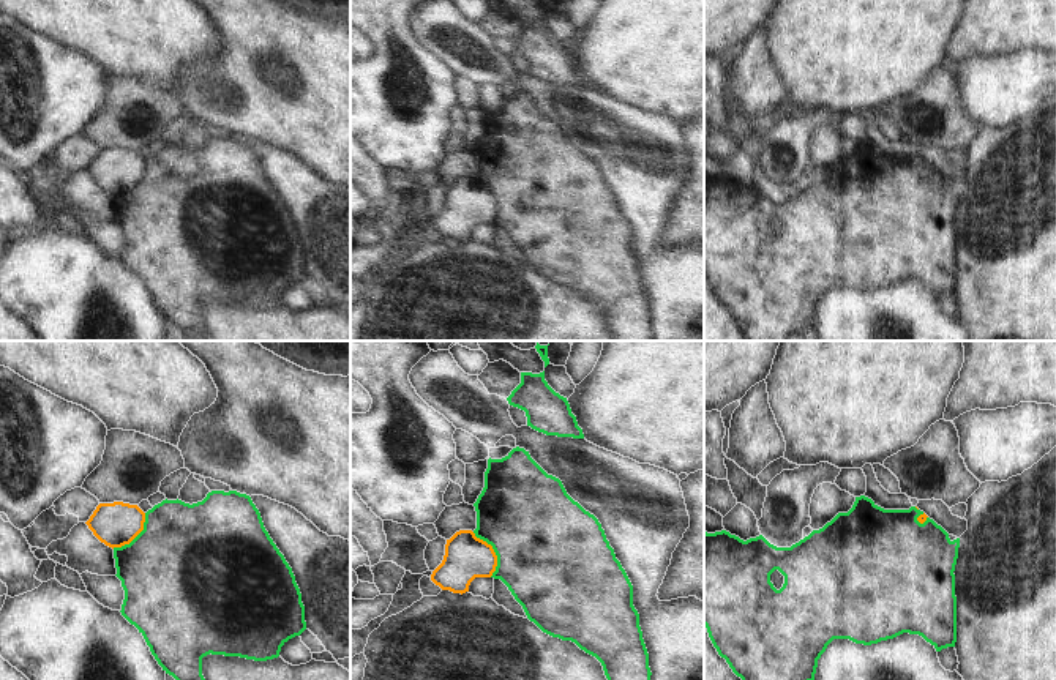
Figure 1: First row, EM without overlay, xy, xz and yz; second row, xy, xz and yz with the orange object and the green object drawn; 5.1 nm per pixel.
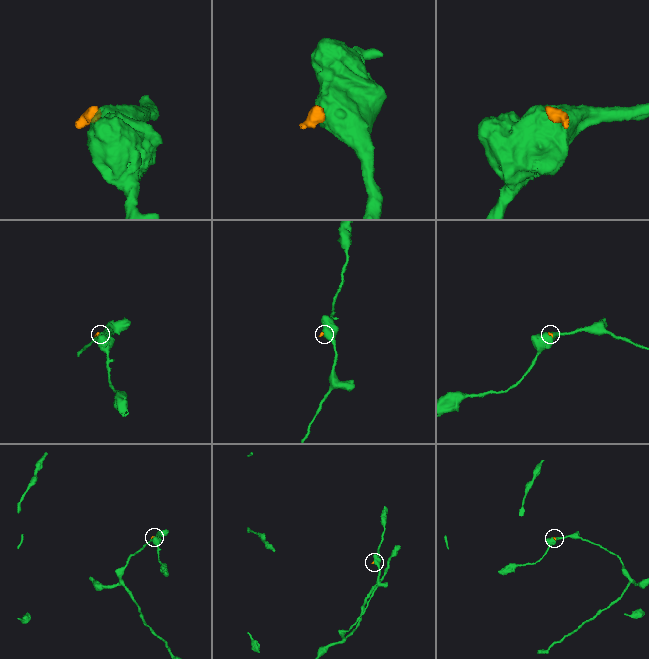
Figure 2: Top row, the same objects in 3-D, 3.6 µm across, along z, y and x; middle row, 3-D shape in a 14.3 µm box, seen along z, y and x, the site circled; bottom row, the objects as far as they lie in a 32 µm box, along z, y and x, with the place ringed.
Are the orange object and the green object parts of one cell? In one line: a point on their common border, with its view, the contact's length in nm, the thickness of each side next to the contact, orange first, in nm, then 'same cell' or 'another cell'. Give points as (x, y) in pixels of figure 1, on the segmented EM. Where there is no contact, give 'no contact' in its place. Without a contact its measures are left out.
meets orange in xz at (494, 552); contact 260 nm long; 220 nm thick on the orange side, 500 nm on the other; another cell

